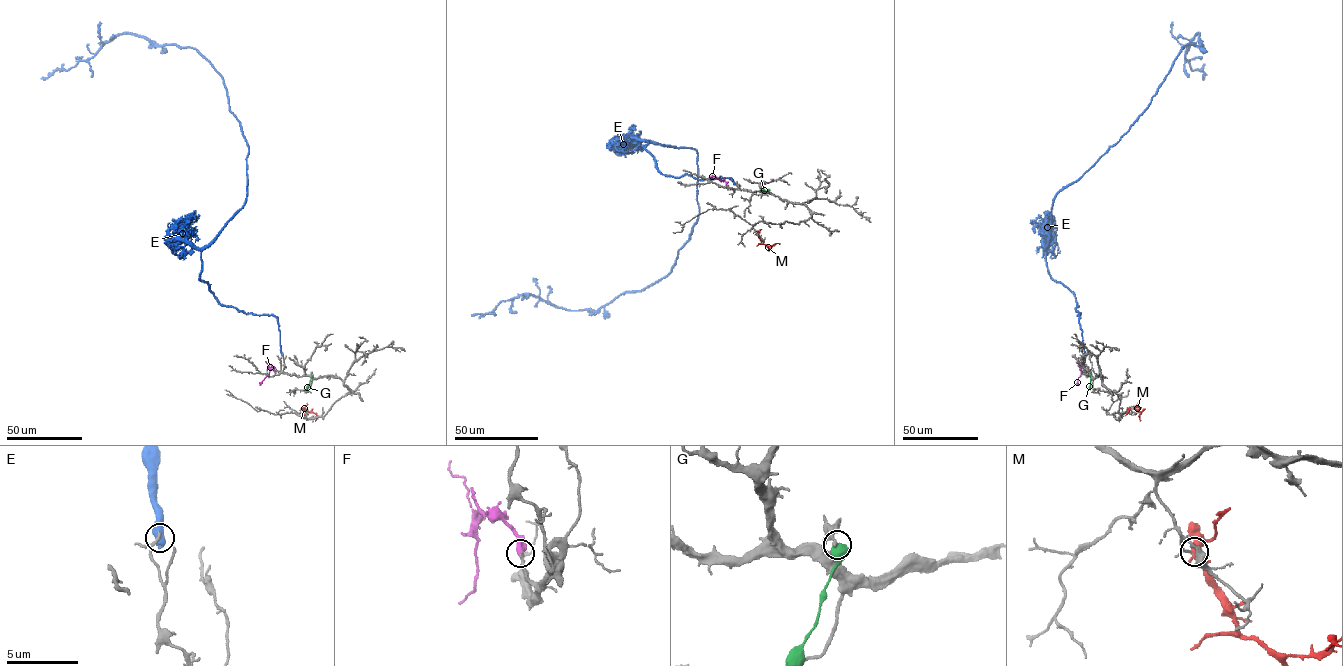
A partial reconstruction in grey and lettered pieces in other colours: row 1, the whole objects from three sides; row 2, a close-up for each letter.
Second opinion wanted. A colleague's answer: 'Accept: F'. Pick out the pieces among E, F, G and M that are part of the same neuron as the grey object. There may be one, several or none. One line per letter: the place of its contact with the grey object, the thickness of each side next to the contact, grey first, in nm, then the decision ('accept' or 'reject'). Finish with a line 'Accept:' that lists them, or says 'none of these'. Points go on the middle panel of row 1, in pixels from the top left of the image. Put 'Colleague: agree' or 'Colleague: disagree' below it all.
E: contact (736, 184); calibres 140 and 650 nm; reject
F: contact (728, 185); calibres 220 and 550 nm; accept
G: contact (768, 190); calibres 280 and 650 nm; reject
M: contact (757, 234); calibres 200 and 320 nm; reject
Accept: F
Colleague: agree

